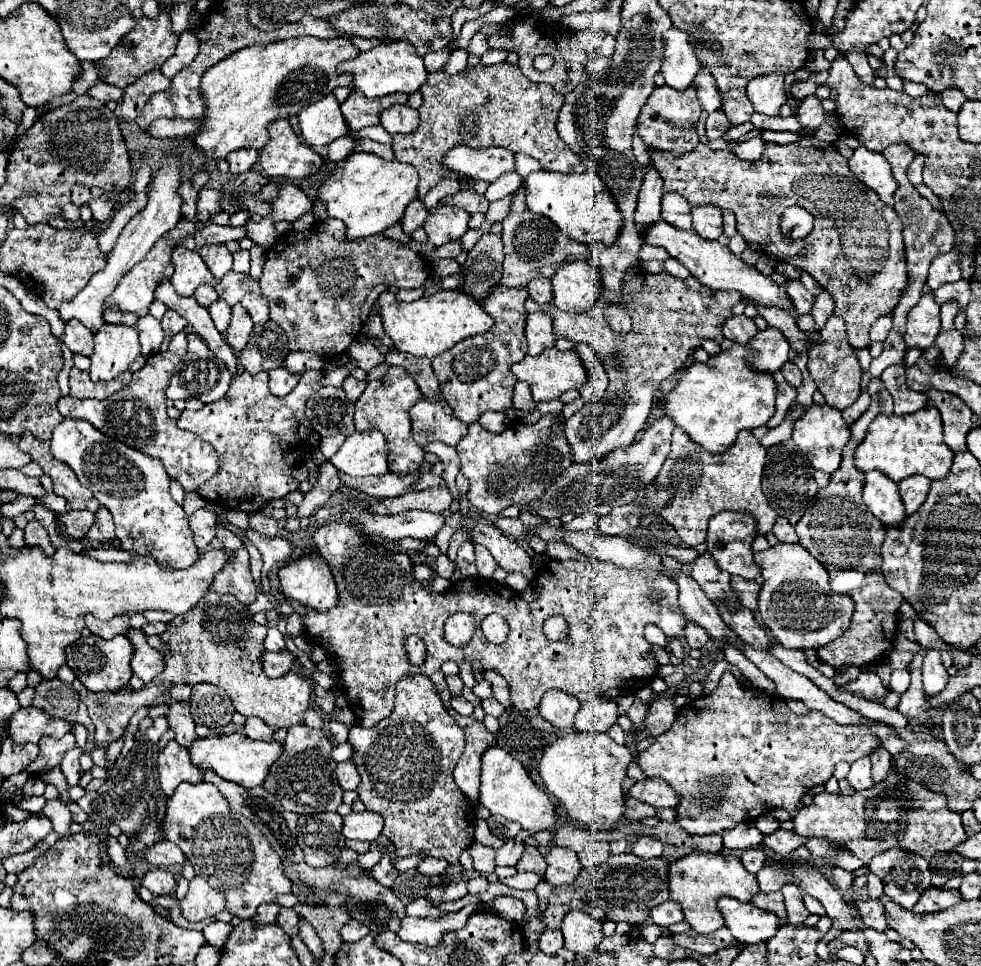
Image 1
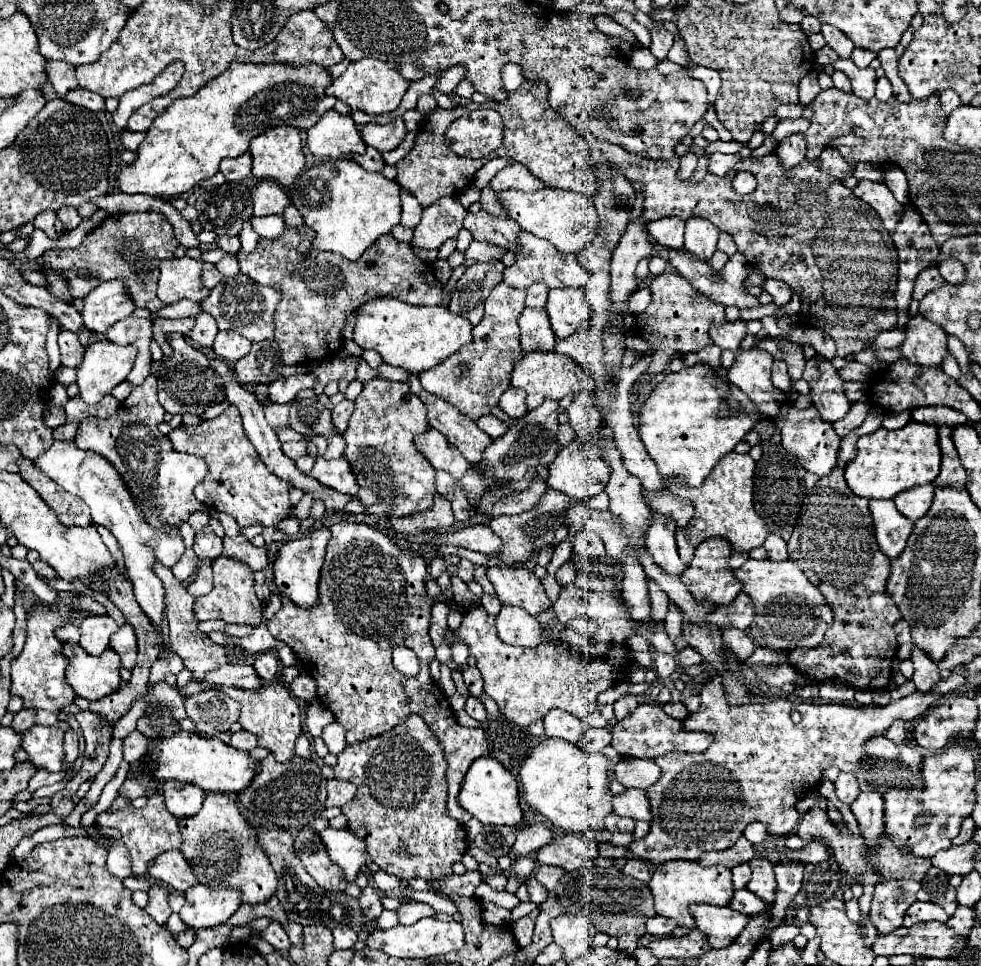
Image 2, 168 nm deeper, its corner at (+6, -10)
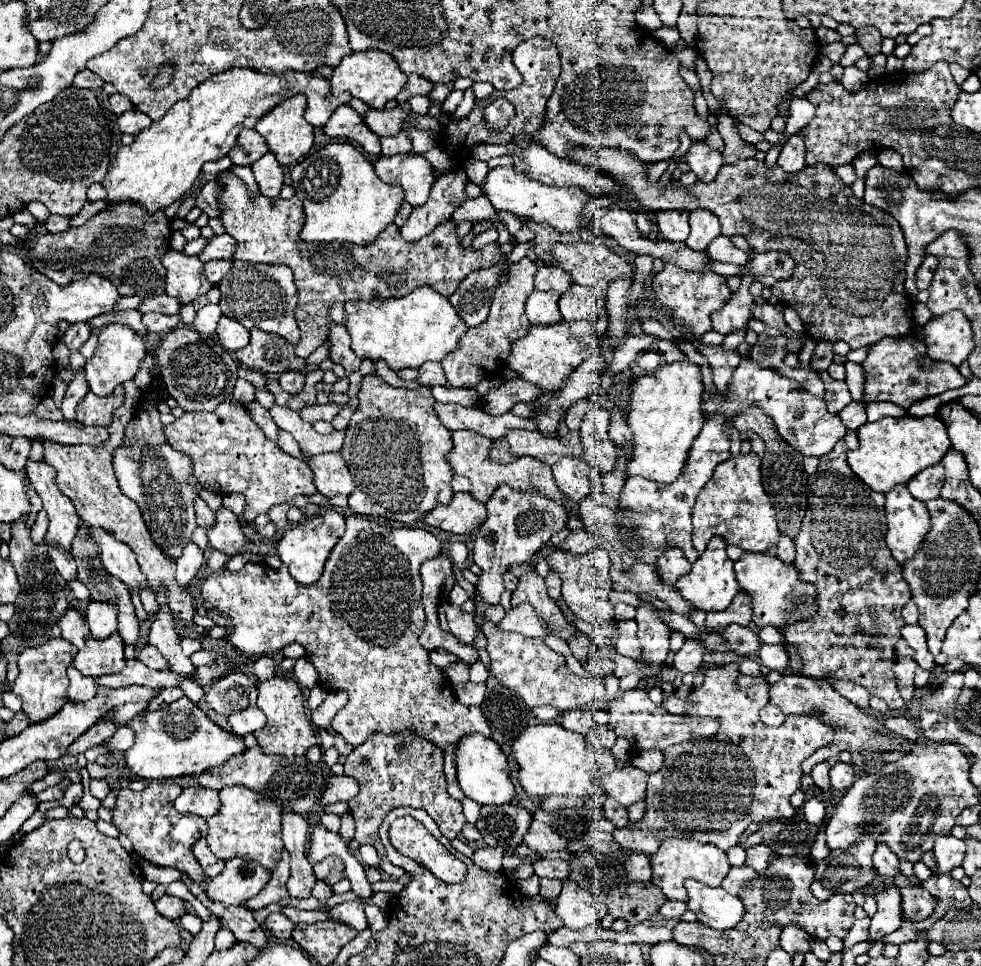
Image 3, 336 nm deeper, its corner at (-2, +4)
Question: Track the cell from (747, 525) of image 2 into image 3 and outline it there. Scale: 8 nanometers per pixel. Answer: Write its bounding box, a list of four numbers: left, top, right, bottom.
[692,454,780,554]

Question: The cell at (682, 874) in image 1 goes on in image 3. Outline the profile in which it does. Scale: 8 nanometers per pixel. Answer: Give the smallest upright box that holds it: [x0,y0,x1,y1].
[650,838,730,900]

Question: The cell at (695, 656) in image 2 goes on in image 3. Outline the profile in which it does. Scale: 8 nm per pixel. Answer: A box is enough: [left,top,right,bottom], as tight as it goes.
[672,640,704,674]

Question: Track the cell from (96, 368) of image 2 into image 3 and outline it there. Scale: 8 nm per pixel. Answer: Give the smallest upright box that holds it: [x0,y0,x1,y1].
[86,324,146,396]

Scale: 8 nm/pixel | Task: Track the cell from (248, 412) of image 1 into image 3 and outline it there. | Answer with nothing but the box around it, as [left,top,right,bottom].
[162,402,314,522]

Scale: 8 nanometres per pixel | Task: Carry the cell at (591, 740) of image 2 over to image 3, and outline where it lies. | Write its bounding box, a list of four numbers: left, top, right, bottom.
[586,726,616,750]

